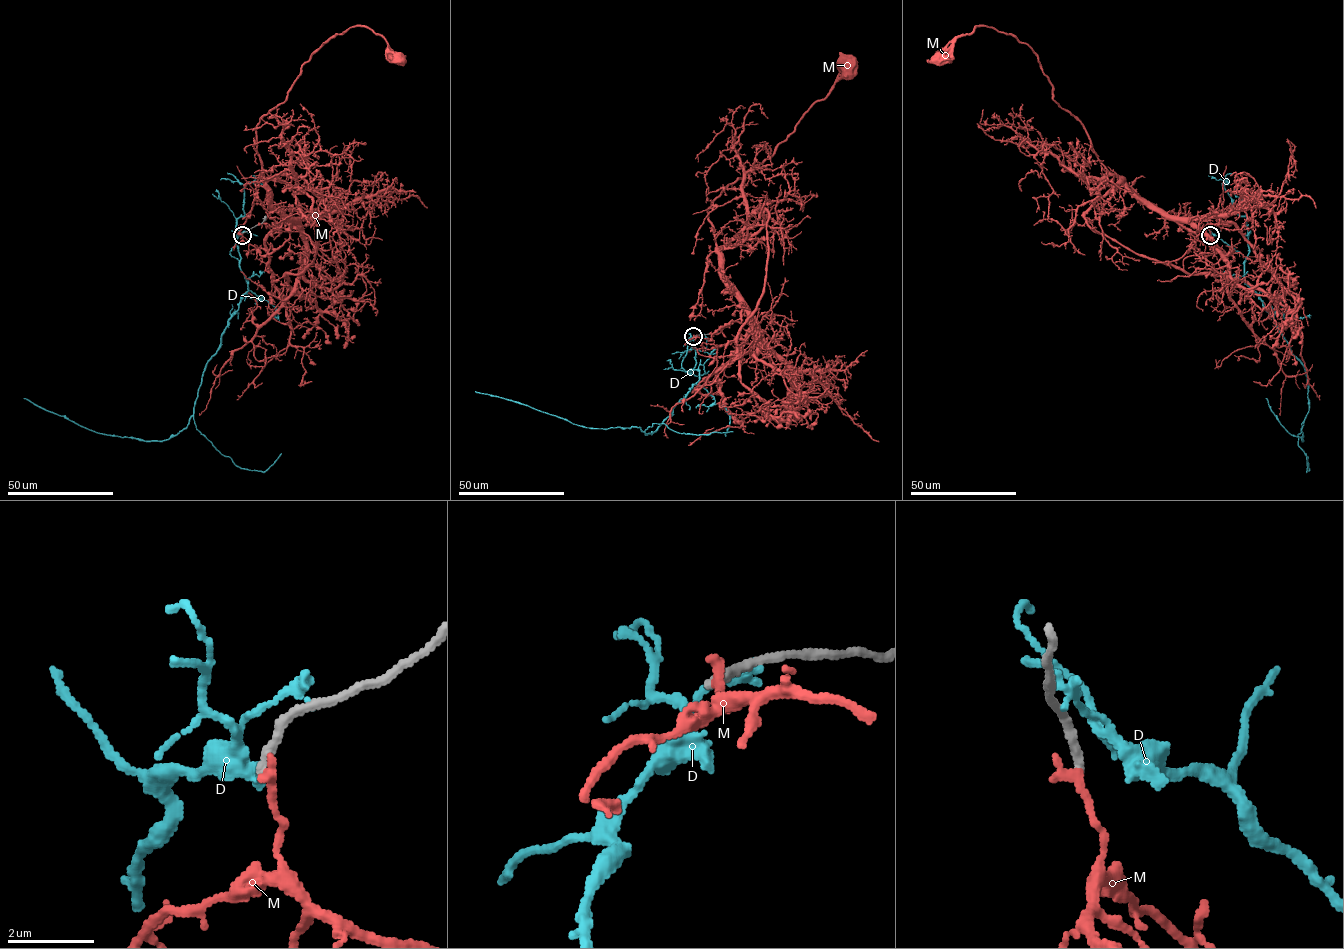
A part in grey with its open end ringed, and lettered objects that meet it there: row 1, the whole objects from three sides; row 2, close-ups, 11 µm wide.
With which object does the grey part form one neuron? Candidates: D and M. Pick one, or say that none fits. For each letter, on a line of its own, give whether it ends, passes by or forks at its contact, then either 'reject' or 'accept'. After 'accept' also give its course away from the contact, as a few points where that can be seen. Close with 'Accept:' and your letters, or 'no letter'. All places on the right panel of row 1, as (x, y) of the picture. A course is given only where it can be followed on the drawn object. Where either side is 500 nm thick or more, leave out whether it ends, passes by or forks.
D: it ends; reject
M: it ends; reject
Accept: no letter

